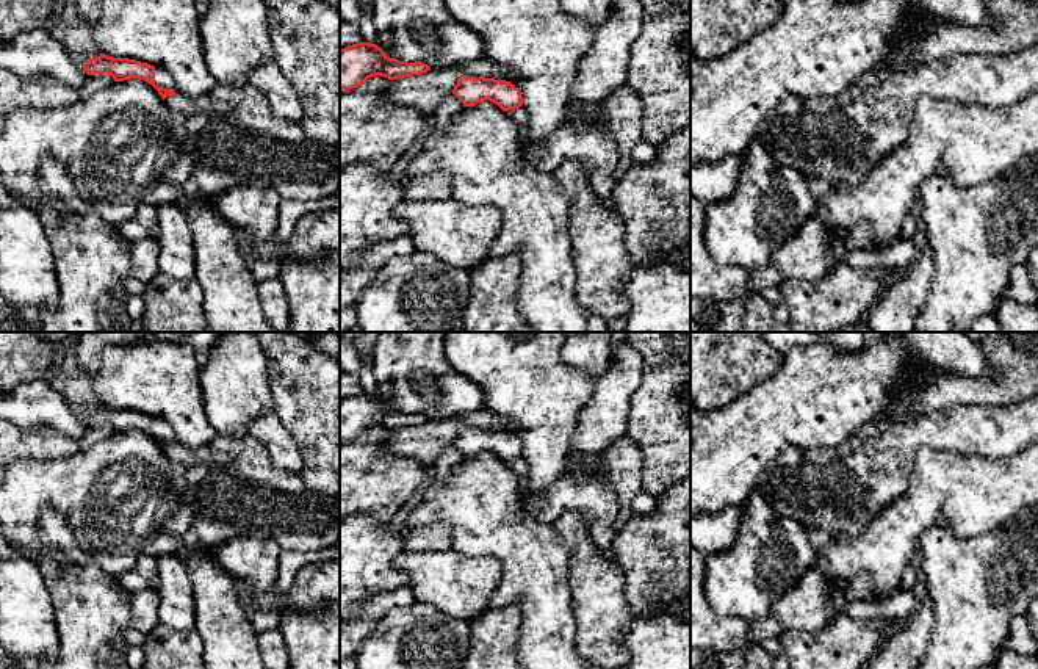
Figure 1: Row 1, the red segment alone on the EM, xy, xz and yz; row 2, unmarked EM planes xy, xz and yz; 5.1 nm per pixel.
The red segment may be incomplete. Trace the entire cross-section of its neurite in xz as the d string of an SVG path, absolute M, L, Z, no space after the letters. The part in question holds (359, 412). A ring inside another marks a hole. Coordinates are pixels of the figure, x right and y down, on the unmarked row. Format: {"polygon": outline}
{"polygon": "M357 393L340 400L340 440L352 440L368 429L380 426L388 431L426 425L431 418L421 412L407 414L388 409L371 393Z"}

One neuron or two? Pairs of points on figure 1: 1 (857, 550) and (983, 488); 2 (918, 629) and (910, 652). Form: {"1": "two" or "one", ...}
{"1": "one", "2": "one"}

